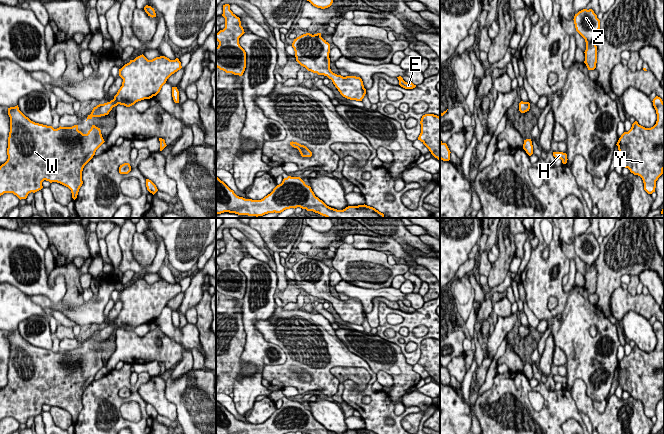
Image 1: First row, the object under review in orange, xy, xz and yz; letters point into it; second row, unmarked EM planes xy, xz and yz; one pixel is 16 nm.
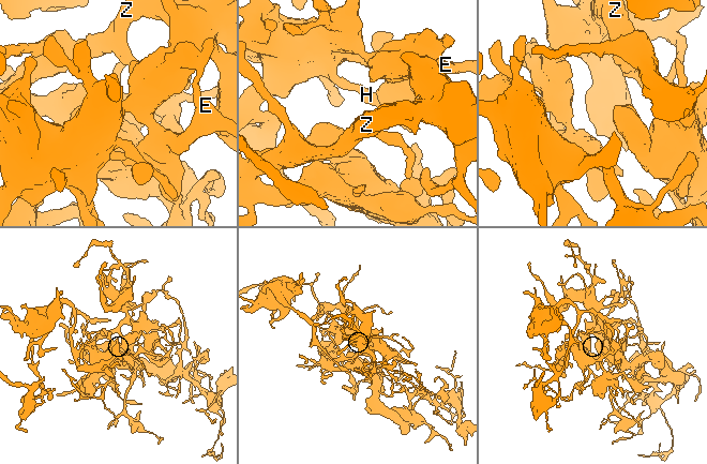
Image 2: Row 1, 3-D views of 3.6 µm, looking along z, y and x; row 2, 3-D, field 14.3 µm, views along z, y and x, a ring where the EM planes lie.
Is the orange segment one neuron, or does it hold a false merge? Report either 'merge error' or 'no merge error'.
no merge error

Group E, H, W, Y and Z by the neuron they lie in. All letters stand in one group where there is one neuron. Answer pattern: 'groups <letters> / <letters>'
groups E H W Y Z

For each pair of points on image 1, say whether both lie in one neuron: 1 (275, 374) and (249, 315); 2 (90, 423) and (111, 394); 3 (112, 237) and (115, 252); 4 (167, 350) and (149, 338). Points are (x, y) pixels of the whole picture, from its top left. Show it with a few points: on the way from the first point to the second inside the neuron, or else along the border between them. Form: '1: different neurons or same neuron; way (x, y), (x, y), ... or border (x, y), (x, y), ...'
1: different neurons; border (269, 341), (285, 361), (266, 364), (262, 378)
2: same neuron; way (97, 415), (98, 404), (103, 398)
3: same neuron; way (112, 241), (113, 248)
4: same neuron; way (162, 350), (157, 350), (150, 343)

